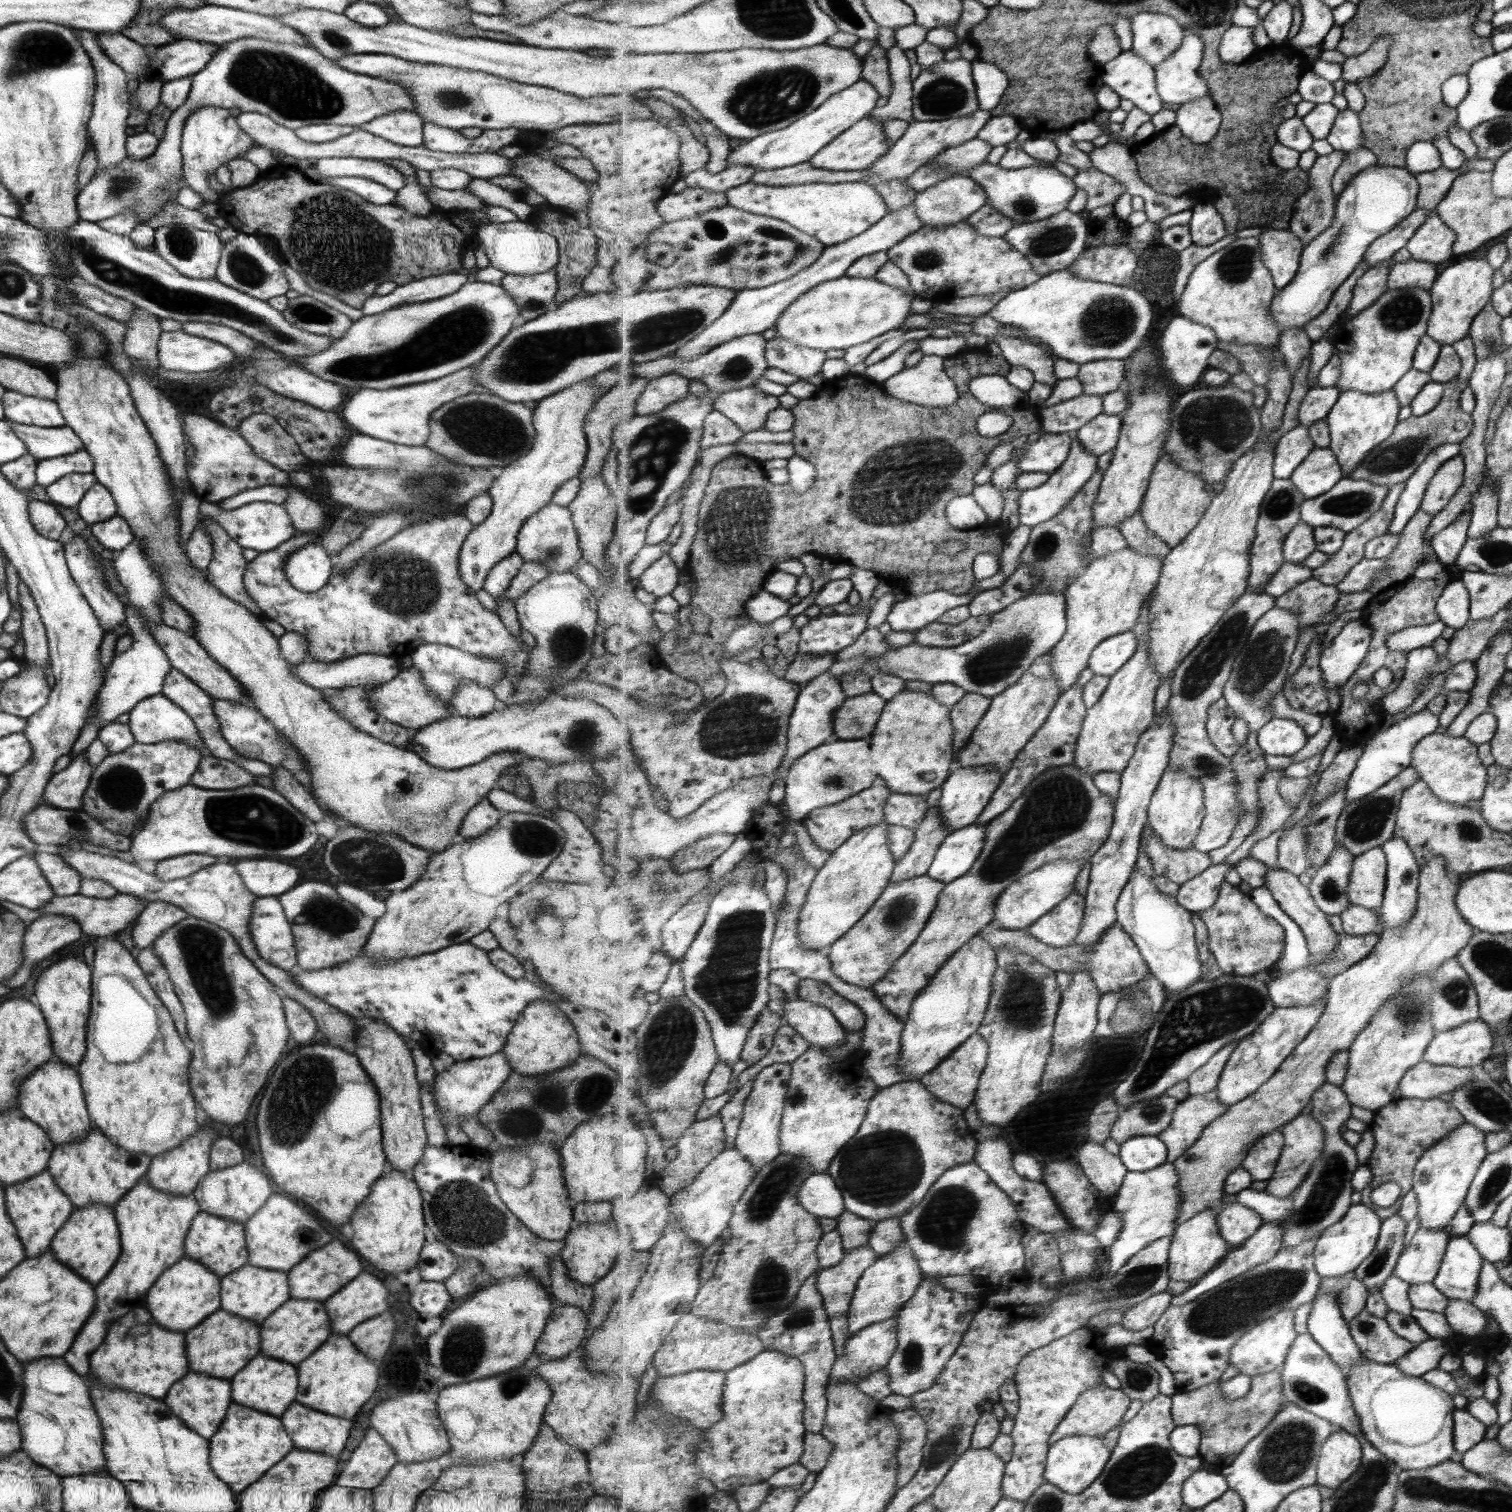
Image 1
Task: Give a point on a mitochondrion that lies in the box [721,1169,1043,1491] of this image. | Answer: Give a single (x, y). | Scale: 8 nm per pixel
(943, 1222)

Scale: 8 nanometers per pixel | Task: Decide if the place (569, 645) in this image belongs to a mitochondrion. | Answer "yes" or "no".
yes

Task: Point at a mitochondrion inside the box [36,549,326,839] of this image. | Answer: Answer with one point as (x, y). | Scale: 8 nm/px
(119, 787)

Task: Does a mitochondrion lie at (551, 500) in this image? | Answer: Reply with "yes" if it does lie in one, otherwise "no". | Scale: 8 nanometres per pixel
no

